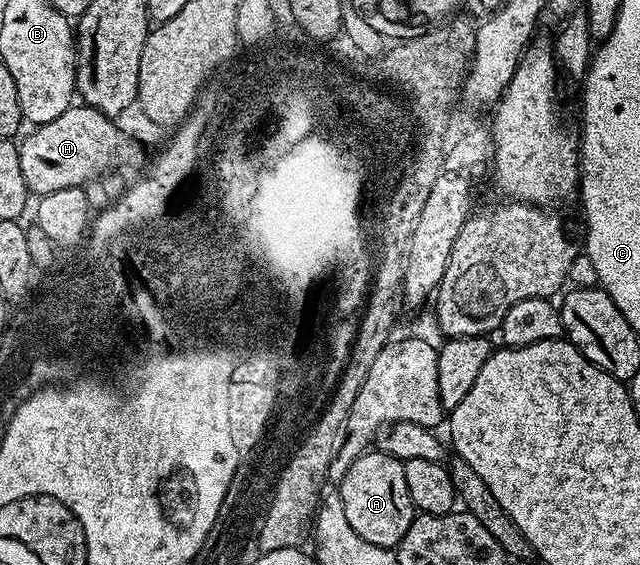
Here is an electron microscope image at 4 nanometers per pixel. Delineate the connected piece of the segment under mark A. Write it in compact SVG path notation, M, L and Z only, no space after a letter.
M371 449L361 457L357 457L357 461L353 461L353 465L349 465L345 477L338 480L337 483L345 521L349 521L349 525L361 538L378 547L388 549L398 547L401 537L405 537L409 525L417 514L415 502L409 497L409 485L405 485L405 469L403 465L402 459L394 459L386 455L384 451Z

